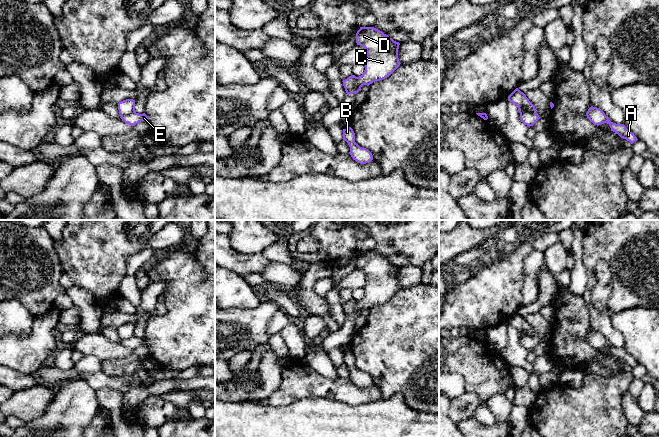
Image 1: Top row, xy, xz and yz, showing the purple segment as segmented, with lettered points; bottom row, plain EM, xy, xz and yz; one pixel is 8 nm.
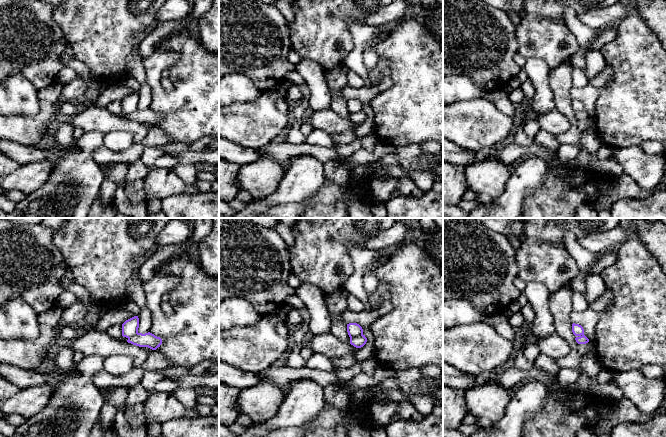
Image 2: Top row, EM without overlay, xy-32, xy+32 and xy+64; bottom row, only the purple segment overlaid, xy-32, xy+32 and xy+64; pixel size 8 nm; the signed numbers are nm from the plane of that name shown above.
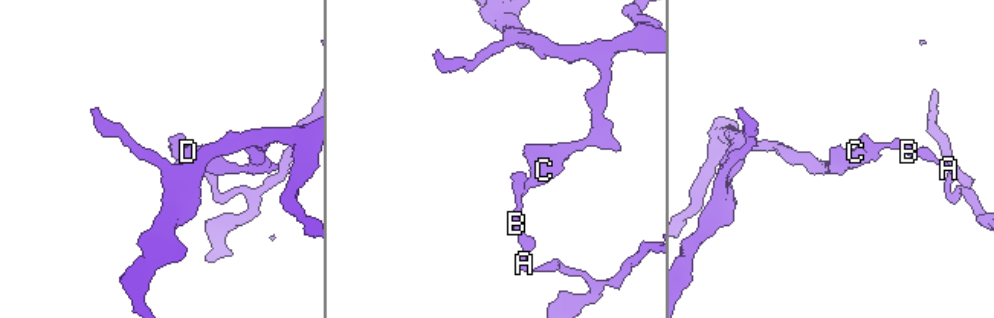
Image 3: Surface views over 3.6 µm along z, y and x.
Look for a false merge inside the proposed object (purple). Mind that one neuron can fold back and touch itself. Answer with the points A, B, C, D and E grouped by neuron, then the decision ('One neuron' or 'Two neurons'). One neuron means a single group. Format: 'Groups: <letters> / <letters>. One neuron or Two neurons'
Groups: A B / C D E. Two neurons

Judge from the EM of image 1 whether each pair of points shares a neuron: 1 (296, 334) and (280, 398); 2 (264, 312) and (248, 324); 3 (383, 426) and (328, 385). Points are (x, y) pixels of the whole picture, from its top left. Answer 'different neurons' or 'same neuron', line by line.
1: different neurons
2: same neuron
3: different neurons

